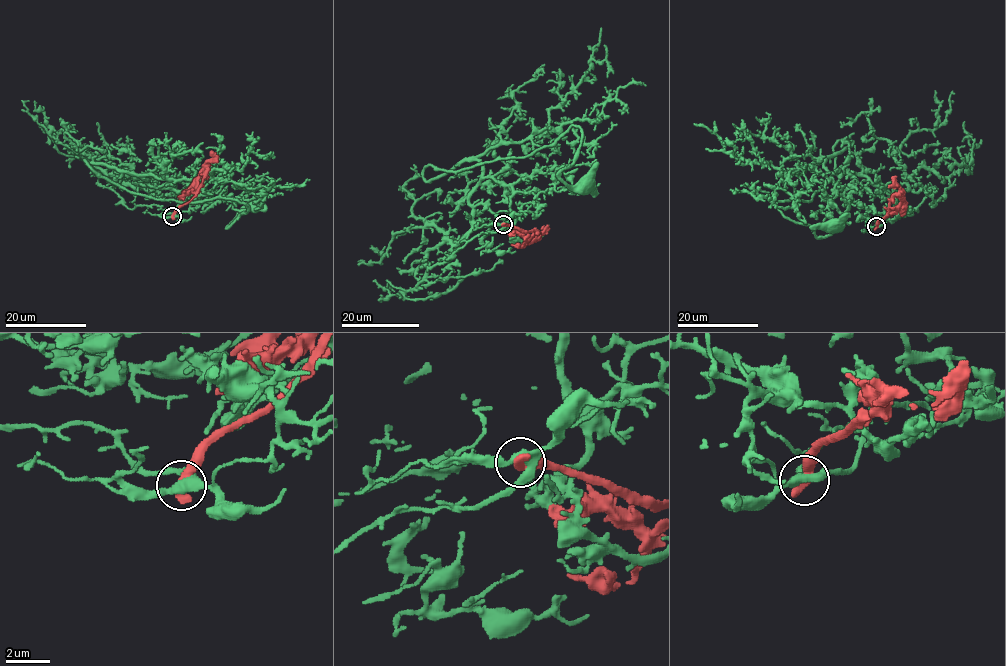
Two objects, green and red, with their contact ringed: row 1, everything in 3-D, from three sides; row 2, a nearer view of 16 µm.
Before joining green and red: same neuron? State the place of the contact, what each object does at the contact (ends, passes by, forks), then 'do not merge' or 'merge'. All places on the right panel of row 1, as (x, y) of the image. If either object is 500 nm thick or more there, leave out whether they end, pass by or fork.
place (876, 226); do not merge

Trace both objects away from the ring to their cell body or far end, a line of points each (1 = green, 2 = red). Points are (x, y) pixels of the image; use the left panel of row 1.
1: (173, 216), (190, 207), (177, 192), (85, 160), (103, 177), (154, 198), (247, 205), (228, 226), (254, 205)
2: (173, 216), (198, 190), (213, 156), (212, 150)

